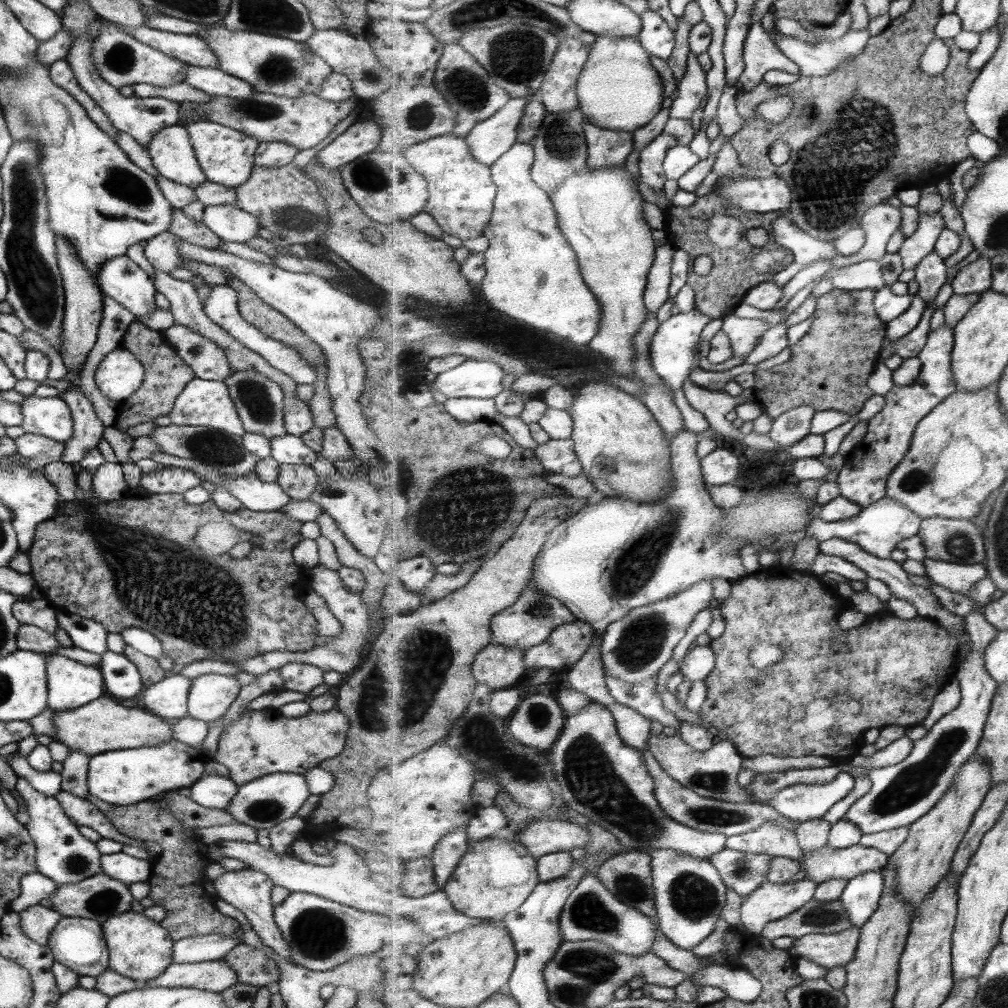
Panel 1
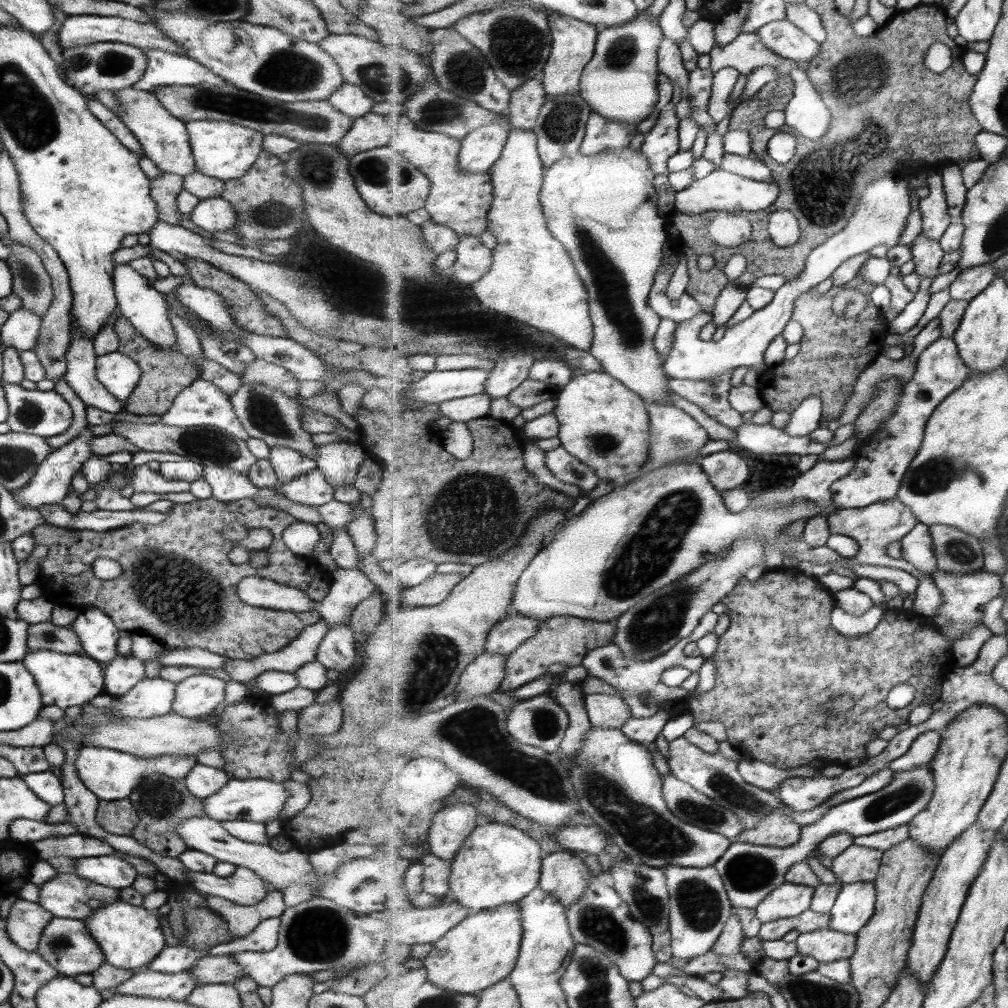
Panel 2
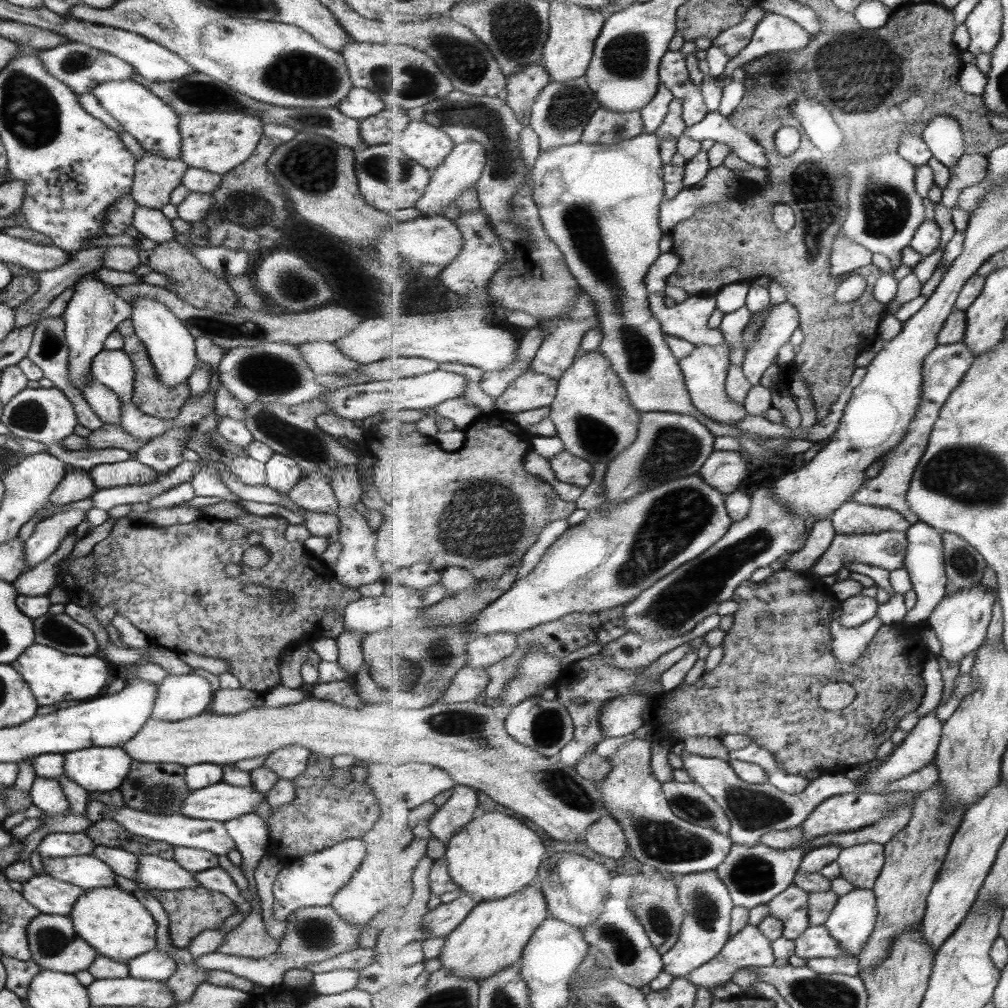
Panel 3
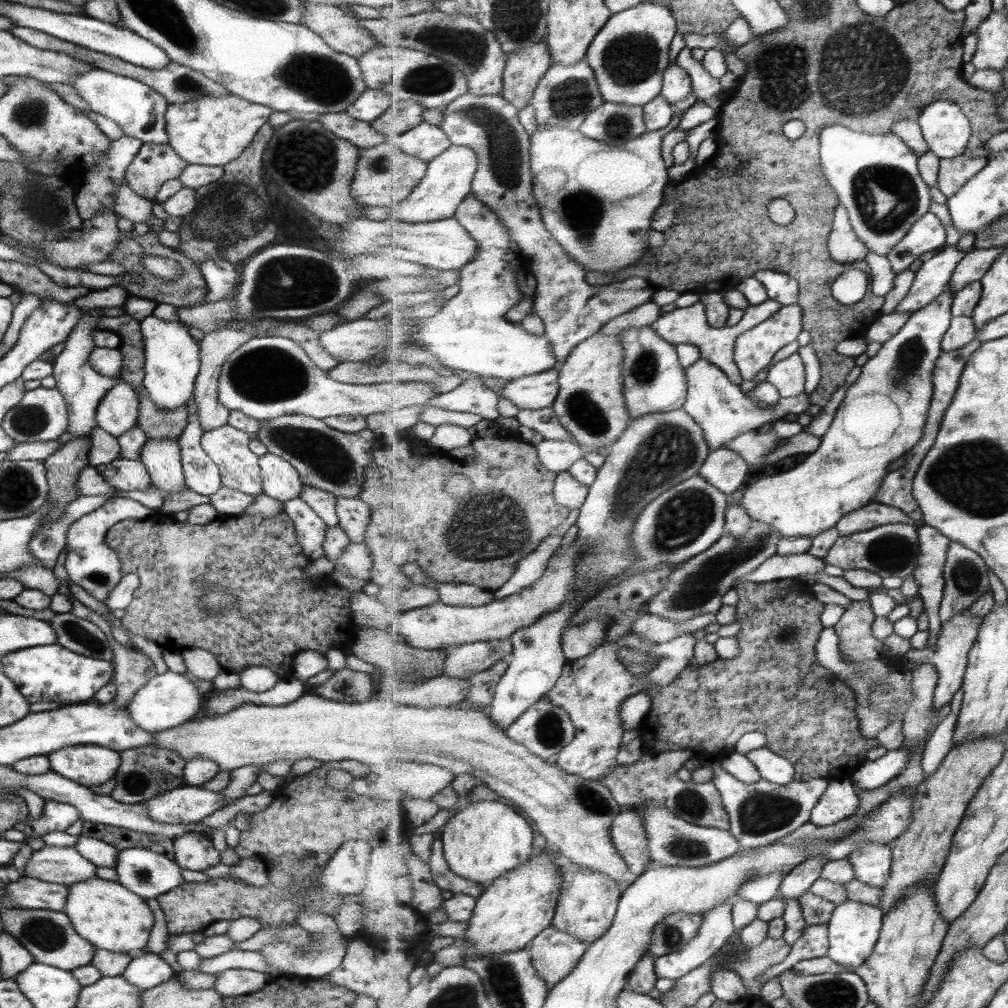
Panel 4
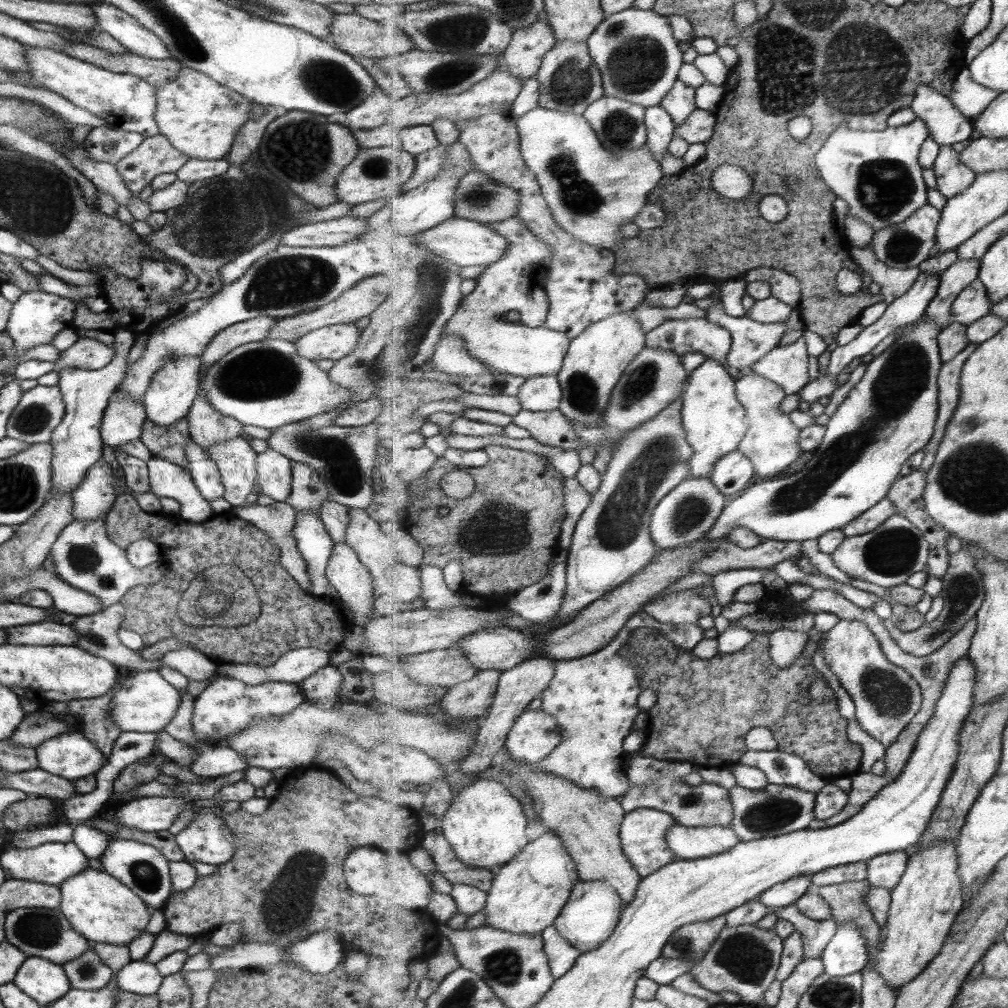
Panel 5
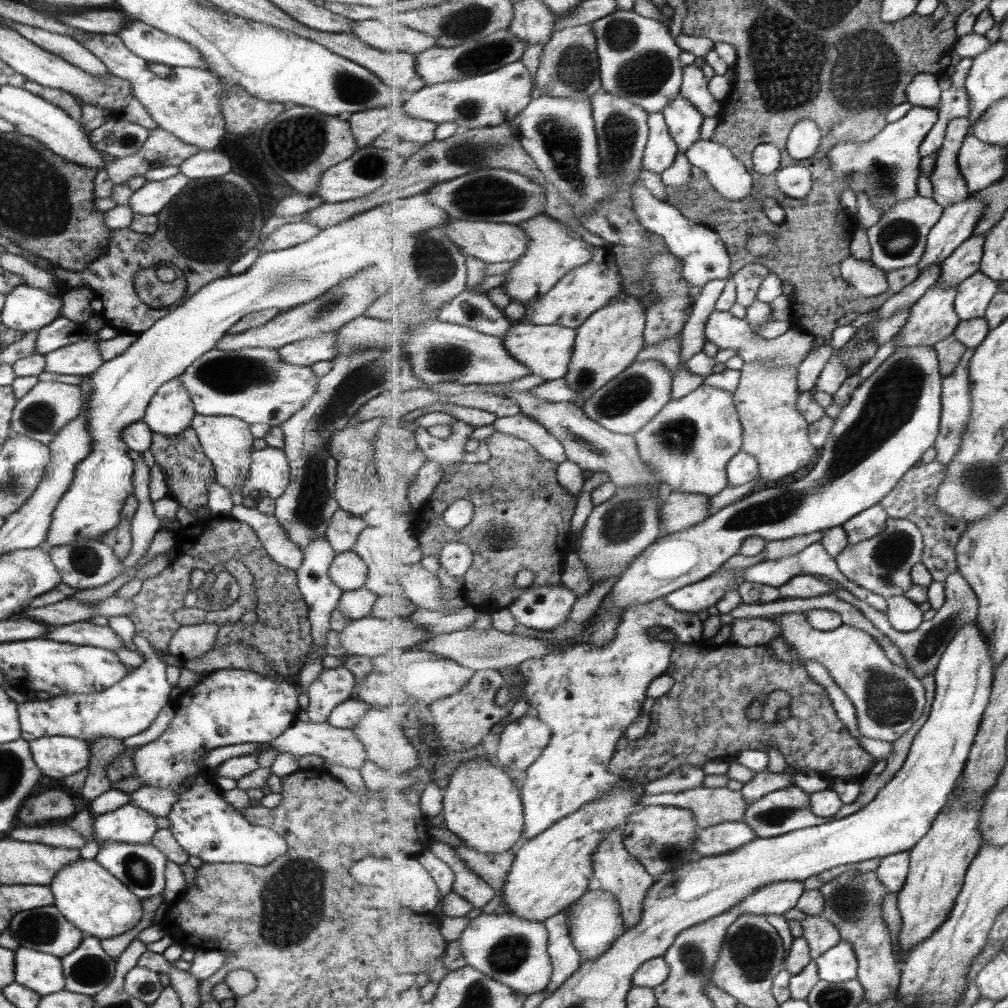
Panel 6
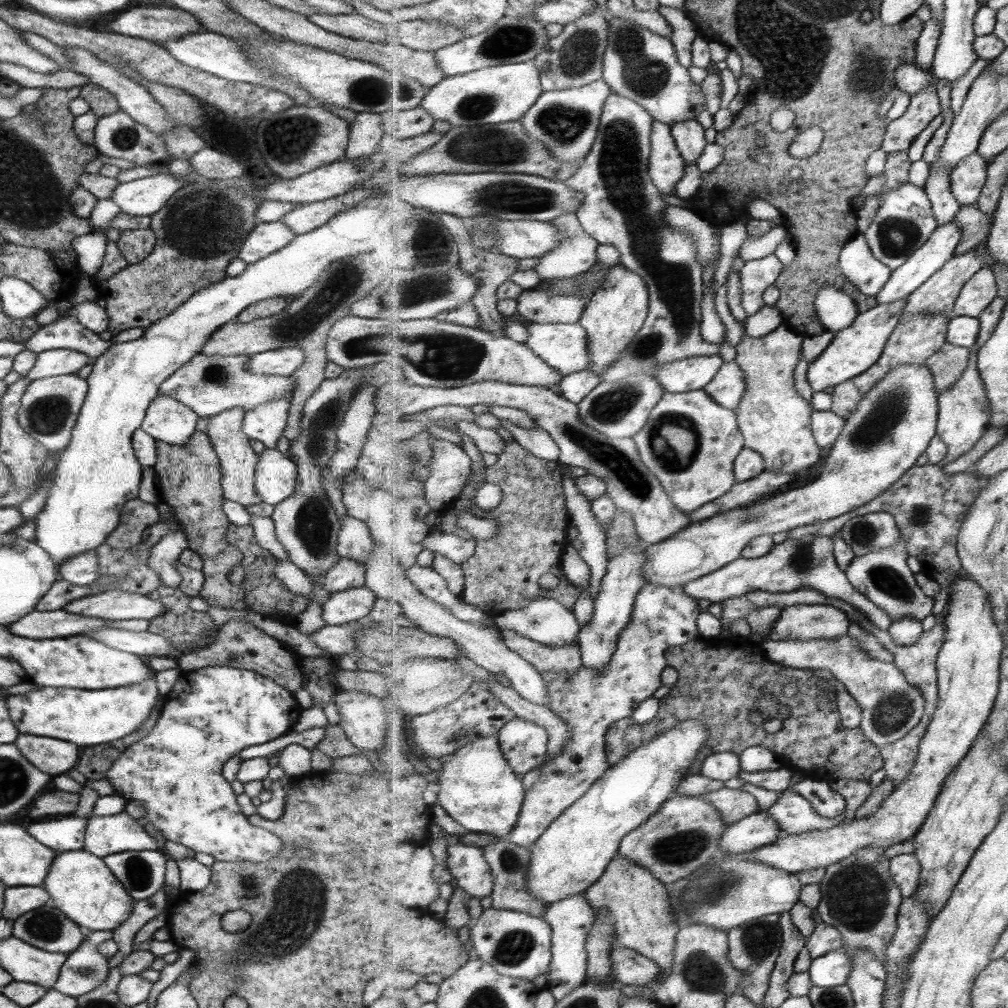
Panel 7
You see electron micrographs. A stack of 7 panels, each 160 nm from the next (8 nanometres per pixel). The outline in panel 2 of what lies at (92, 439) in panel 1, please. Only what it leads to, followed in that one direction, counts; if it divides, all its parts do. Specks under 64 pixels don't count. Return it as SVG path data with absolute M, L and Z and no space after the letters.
M87 423L73 438L67 441L67 444L58 446L55 450L51 449L47 458L37 465L34 475L30 481L18 490L11 491L11 496L20 504L22 509L36 509L36 506L46 504L58 505L65 493L70 489L71 479L75 472L79 471L81 465L91 455L90 440L95 436L89 431Z

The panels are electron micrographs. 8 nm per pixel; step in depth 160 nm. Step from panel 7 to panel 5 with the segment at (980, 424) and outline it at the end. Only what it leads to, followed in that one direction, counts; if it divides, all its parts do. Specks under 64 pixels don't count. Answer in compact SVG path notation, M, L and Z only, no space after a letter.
M969 343L953 360L944 362L938 376L939 385L939 410L936 420L934 438L924 448L926 452L920 470L930 469L937 459L939 447L946 436L950 420L957 411L962 396L962 370L967 359L974 354L980 344Z

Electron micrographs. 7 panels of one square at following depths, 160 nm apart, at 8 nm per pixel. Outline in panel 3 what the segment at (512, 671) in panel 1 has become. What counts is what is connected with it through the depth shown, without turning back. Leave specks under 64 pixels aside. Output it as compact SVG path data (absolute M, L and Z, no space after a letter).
M466 665L459 671L439 701L451 704L482 699L490 684L489 676L485 668L473 667Z

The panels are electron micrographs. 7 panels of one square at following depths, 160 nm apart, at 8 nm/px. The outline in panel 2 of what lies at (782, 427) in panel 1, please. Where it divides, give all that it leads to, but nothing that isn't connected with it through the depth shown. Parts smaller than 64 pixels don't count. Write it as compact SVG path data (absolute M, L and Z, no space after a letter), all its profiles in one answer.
M818 396L807 397L794 411L785 432L791 436L809 436L820 428L823 401Z

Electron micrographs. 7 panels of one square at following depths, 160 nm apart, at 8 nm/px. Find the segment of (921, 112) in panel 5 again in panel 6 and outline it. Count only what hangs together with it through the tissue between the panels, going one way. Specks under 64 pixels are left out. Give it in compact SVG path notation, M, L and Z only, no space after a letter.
M928 73L917 74L907 87L908 102L913 106L940 108L942 98L941 86L939 86L940 77Z

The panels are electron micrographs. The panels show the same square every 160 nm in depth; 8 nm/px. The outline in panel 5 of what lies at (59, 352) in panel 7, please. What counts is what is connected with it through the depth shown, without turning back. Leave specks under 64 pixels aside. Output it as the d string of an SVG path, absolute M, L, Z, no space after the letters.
M77 338L75 344L60 352L59 358L54 362L54 370L57 372L61 367L99 370L105 364L109 364L113 354L113 347L109 347L95 338Z

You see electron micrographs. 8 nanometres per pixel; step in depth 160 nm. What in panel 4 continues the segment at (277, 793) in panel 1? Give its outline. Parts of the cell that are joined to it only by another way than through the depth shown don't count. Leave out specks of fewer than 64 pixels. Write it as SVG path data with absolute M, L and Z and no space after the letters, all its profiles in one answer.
M183 784L181 787L147 800L143 804L144 807L147 807L147 816L159 824L194 824L219 809L220 802L222 802L222 796L217 791Z

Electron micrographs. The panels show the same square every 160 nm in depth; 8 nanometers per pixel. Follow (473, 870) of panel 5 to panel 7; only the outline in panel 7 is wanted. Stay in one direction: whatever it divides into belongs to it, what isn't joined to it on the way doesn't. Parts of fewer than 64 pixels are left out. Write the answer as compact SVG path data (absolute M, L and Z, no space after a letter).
M499 840L496 843L482 847L486 859L490 861L491 870L495 875L495 892L493 892L493 908L507 908L507 910L519 910L519 912L531 913L535 916L543 916L549 907L538 896L533 896L530 888L527 888L526 878L529 876L532 852L510 840Z

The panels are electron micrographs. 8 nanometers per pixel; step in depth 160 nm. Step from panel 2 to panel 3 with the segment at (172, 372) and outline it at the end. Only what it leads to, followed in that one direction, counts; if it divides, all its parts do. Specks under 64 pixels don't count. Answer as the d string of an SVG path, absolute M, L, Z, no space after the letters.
M130 318L122 320L116 328L122 339L122 351L127 353L131 364L133 365L133 392L131 402L143 413L149 416L155 416L156 419L171 420L175 415L178 415L179 407L190 396L190 390L186 380L172 387L166 387L159 382L157 373L146 354L143 344L135 336L132 322Z

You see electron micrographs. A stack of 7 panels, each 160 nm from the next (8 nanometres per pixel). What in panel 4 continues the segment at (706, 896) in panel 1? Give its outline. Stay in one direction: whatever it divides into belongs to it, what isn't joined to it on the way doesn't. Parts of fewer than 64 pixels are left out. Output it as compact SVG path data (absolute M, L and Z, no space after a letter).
M727 901L726 903L721 903L719 907L703 913L702 915L705 916L705 919L703 919L701 932L691 942L687 943L680 951L656 958L655 970L658 972L658 976L670 978L677 982L683 976L701 967L702 964L713 958L717 951L725 947L727 941L738 932L734 925L733 907L734 902Z

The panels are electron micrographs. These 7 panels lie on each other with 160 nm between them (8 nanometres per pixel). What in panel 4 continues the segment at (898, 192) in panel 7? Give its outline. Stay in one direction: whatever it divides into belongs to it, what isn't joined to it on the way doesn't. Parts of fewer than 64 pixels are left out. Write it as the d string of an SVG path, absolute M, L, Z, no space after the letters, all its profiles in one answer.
M929 211L903 237L899 244L893 247L887 258L891 261L893 270L903 272L907 270L921 254L941 250L947 240L946 225L934 213Z

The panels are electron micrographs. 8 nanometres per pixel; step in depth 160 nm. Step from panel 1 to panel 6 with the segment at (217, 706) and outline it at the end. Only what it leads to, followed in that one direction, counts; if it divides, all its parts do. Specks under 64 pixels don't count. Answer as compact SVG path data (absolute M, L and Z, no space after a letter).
M134 635L132 643L145 656L138 668L130 669L127 676L113 687L91 694L62 693L45 702L25 702L17 705L20 737L27 742L41 736L73 736L81 740L113 737L127 738L143 732L157 718L161 709L170 702L169 691L172 687L165 677L164 662L145 638Z

